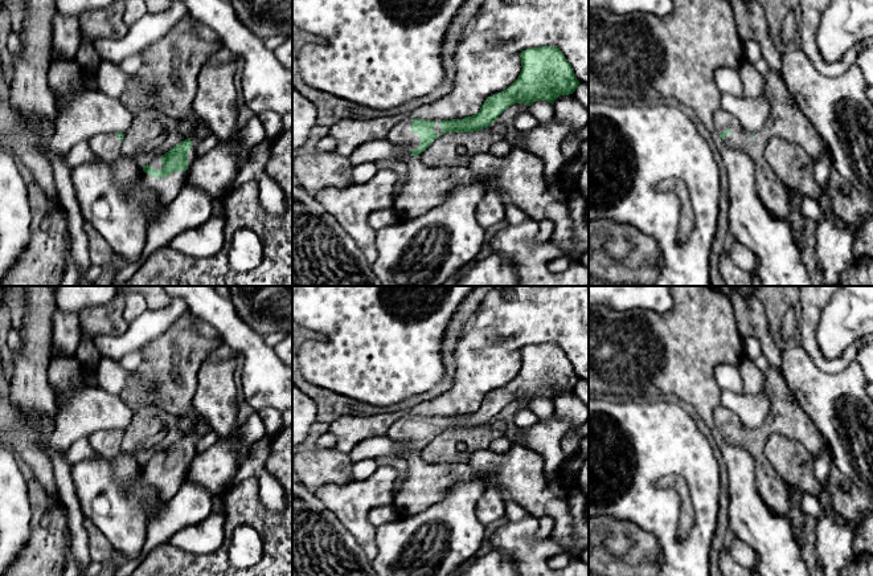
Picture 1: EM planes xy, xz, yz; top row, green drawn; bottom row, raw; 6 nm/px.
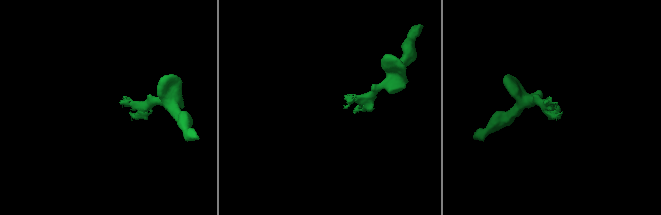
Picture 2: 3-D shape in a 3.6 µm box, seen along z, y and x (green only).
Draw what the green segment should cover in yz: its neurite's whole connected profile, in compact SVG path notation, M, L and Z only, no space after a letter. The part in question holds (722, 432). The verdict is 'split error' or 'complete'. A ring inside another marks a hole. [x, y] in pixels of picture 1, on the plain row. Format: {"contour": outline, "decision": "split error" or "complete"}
{"contour": "M733 286L733 309L739 334L757 336L762 343L762 355L770 367L763 371L762 392L772 397L771 409L765 424L758 429L747 429L739 417L722 405L714 409L714 424L724 440L746 449L754 458L757 489L762 501L779 516L788 518L788 483L779 475L765 456L763 448L772 433L795 440L812 456L817 456L827 441L815 424L806 416L790 392L780 372L782 352L769 331L769 318L763 302L755 297L742 297L741 286Z", "decision": "split error"}

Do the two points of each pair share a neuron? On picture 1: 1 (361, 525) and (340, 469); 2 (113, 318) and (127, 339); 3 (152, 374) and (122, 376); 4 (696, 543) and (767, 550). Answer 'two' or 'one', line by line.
1: two
2: two
3: two
4: two

